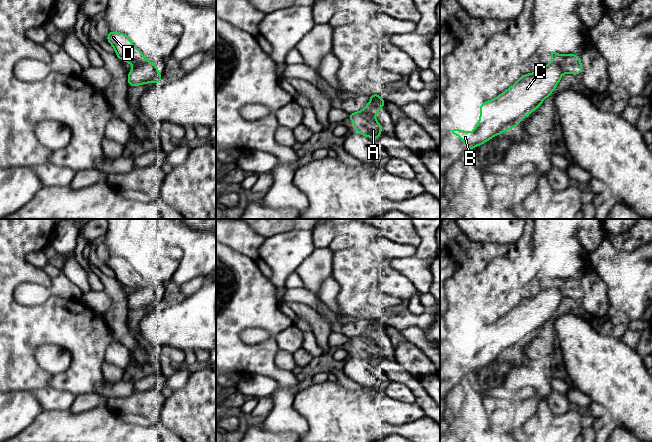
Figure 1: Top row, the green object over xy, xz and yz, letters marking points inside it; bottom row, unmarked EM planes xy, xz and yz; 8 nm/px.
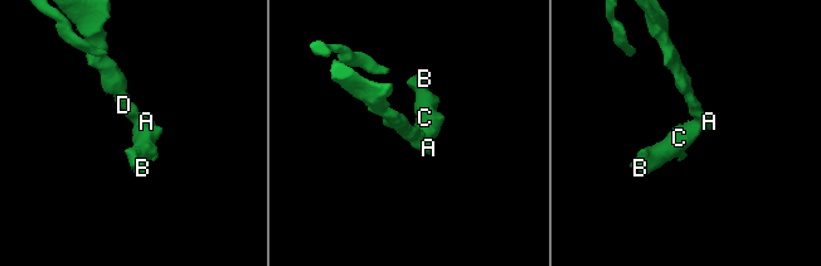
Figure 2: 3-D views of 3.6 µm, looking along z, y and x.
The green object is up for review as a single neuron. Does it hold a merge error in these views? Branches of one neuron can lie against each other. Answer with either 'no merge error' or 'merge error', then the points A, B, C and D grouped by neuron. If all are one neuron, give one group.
merge error; A D / B C

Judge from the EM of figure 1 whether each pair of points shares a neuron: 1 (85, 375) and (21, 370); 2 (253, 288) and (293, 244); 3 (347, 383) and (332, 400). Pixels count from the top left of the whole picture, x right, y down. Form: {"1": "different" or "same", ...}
{"1": "same", "2": "different", "3": "different"}

